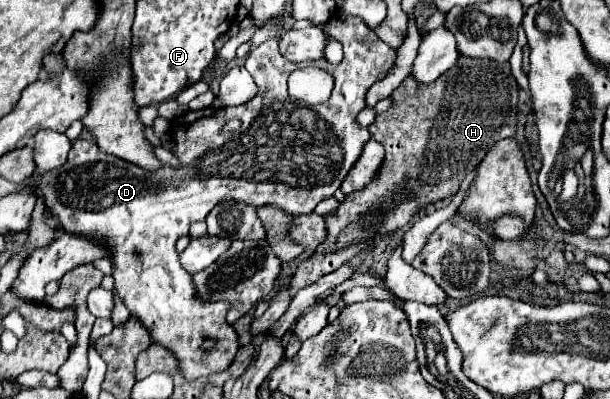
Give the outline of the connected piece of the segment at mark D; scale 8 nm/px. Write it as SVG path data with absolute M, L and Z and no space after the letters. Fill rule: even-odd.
M332 17L326 25L326 31L344 45L344 59L338 65L330 65L326 59L308 63L328 71L334 77L334 91L326 103L304 105L298 101L290 101L286 93L286 79L290 71L302 65L288 63L286 59L282 59L276 39L268 39L260 47L252 49L244 63L248 73L254 77L254 83L258 85L258 93L252 101L228 109L206 107L200 111L186 111L182 117L174 119L176 125L172 125L170 131L174 141L172 155L176 155L180 167L162 163L162 167L148 171L130 161L100 151L96 143L76 139L72 143L68 161L58 169L48 171L42 177L42 183L38 183L38 195L46 197L48 211L54 215L54 219L58 219L58 223L66 231L98 237L106 241L106 245L110 245L116 263L112 277L116 281L120 301L128 307L132 317L140 319L140 323L148 329L154 343L168 349L178 359L180 373L186 381L226 371L234 355L238 353L240 341L236 329L226 321L230 303L212 303L200 299L192 277L184 271L184 267L178 261L178 253L174 249L176 239L188 235L192 221L202 221L216 203L226 199L244 201L254 207L276 205L290 215L312 213L318 201L334 195L334 191L340 187L342 179L350 171L354 159L358 159L362 143L370 139L368 129L362 129L356 123L356 113L366 107L364 95L370 89L370 85L384 79L386 73L394 67L398 49L392 49L390 45L380 41L376 33L360 17ZM232 119L242 121L240 129L224 131L222 127ZM204 341L212 341L214 345L210 349L204 349Z

